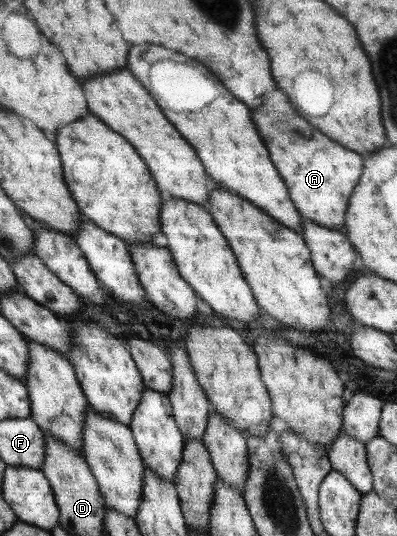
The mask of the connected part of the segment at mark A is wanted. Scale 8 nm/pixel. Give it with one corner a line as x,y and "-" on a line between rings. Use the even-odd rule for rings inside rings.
277,87
268,90
264,96
261,104
257,104
257,108
251,108
250,117
265,144
265,148
269,150
269,158
274,164
279,176
283,178
285,186
295,207
295,210
300,214
300,217
305,221
311,221
313,224
318,224
323,228
329,230
337,230
344,232
344,217
346,208
348,207
348,200
353,192
354,186
357,184
361,176
361,162
362,156
360,153
349,152
345,148
341,148
340,144
329,140
327,136
323,136
317,128
309,126
299,113
290,105
288,98
-
279,116
285,118
285,124
279,122

